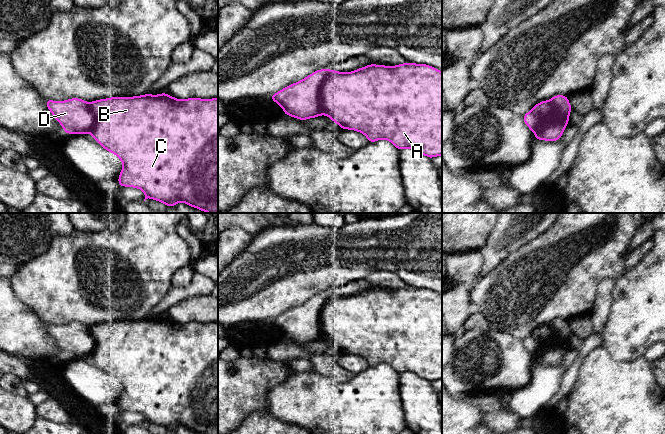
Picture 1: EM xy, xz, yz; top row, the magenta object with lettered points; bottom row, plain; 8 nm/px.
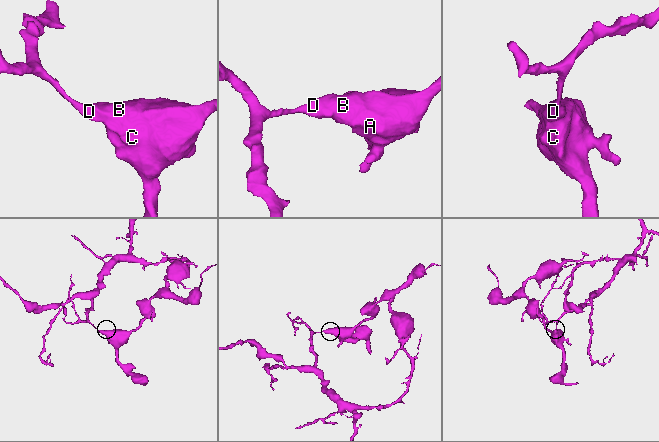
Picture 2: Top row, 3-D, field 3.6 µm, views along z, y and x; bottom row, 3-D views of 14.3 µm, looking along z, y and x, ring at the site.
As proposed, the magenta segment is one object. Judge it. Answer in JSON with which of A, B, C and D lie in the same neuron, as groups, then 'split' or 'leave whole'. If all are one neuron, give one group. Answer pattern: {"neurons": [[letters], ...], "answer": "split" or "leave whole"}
{"neurons": [["A", "B", "C"], ["D"]], "answer": "split"}

